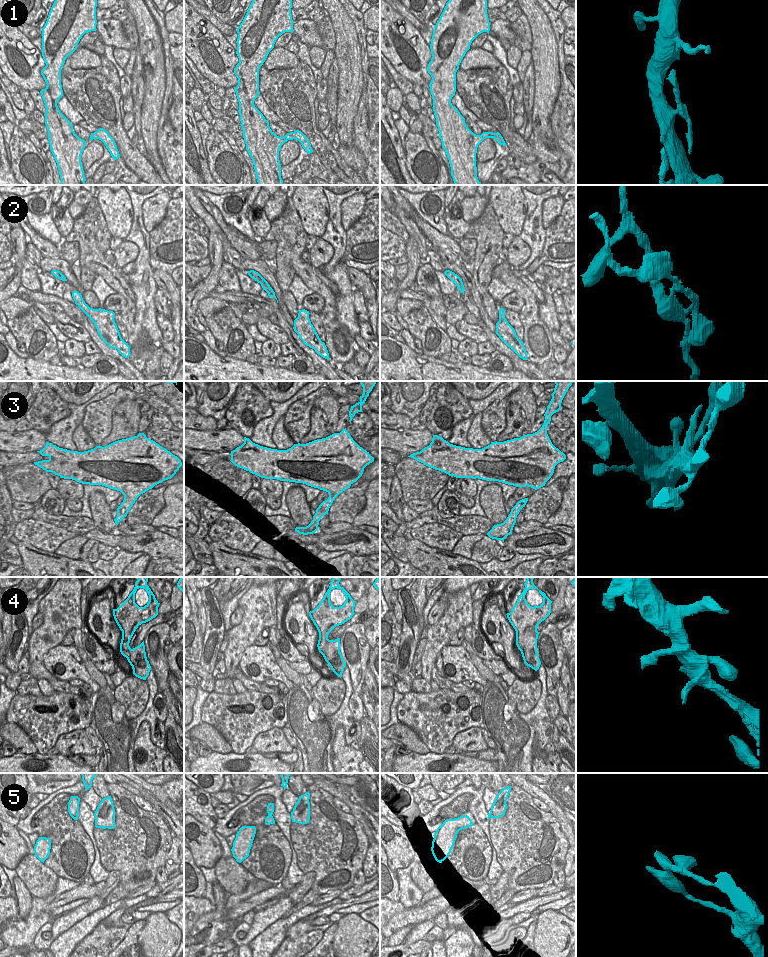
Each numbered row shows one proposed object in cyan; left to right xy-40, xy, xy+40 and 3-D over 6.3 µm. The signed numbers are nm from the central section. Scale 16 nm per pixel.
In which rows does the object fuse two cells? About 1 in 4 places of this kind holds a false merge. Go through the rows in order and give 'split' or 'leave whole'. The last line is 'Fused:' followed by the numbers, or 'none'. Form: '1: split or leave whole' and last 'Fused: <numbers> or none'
1: leave whole
2: split
3: leave whole
4: leave whole
5: leave whole
Fused: 2

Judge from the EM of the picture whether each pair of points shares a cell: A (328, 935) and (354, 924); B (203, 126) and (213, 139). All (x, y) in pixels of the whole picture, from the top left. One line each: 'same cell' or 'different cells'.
A: different cells
B: different cells

